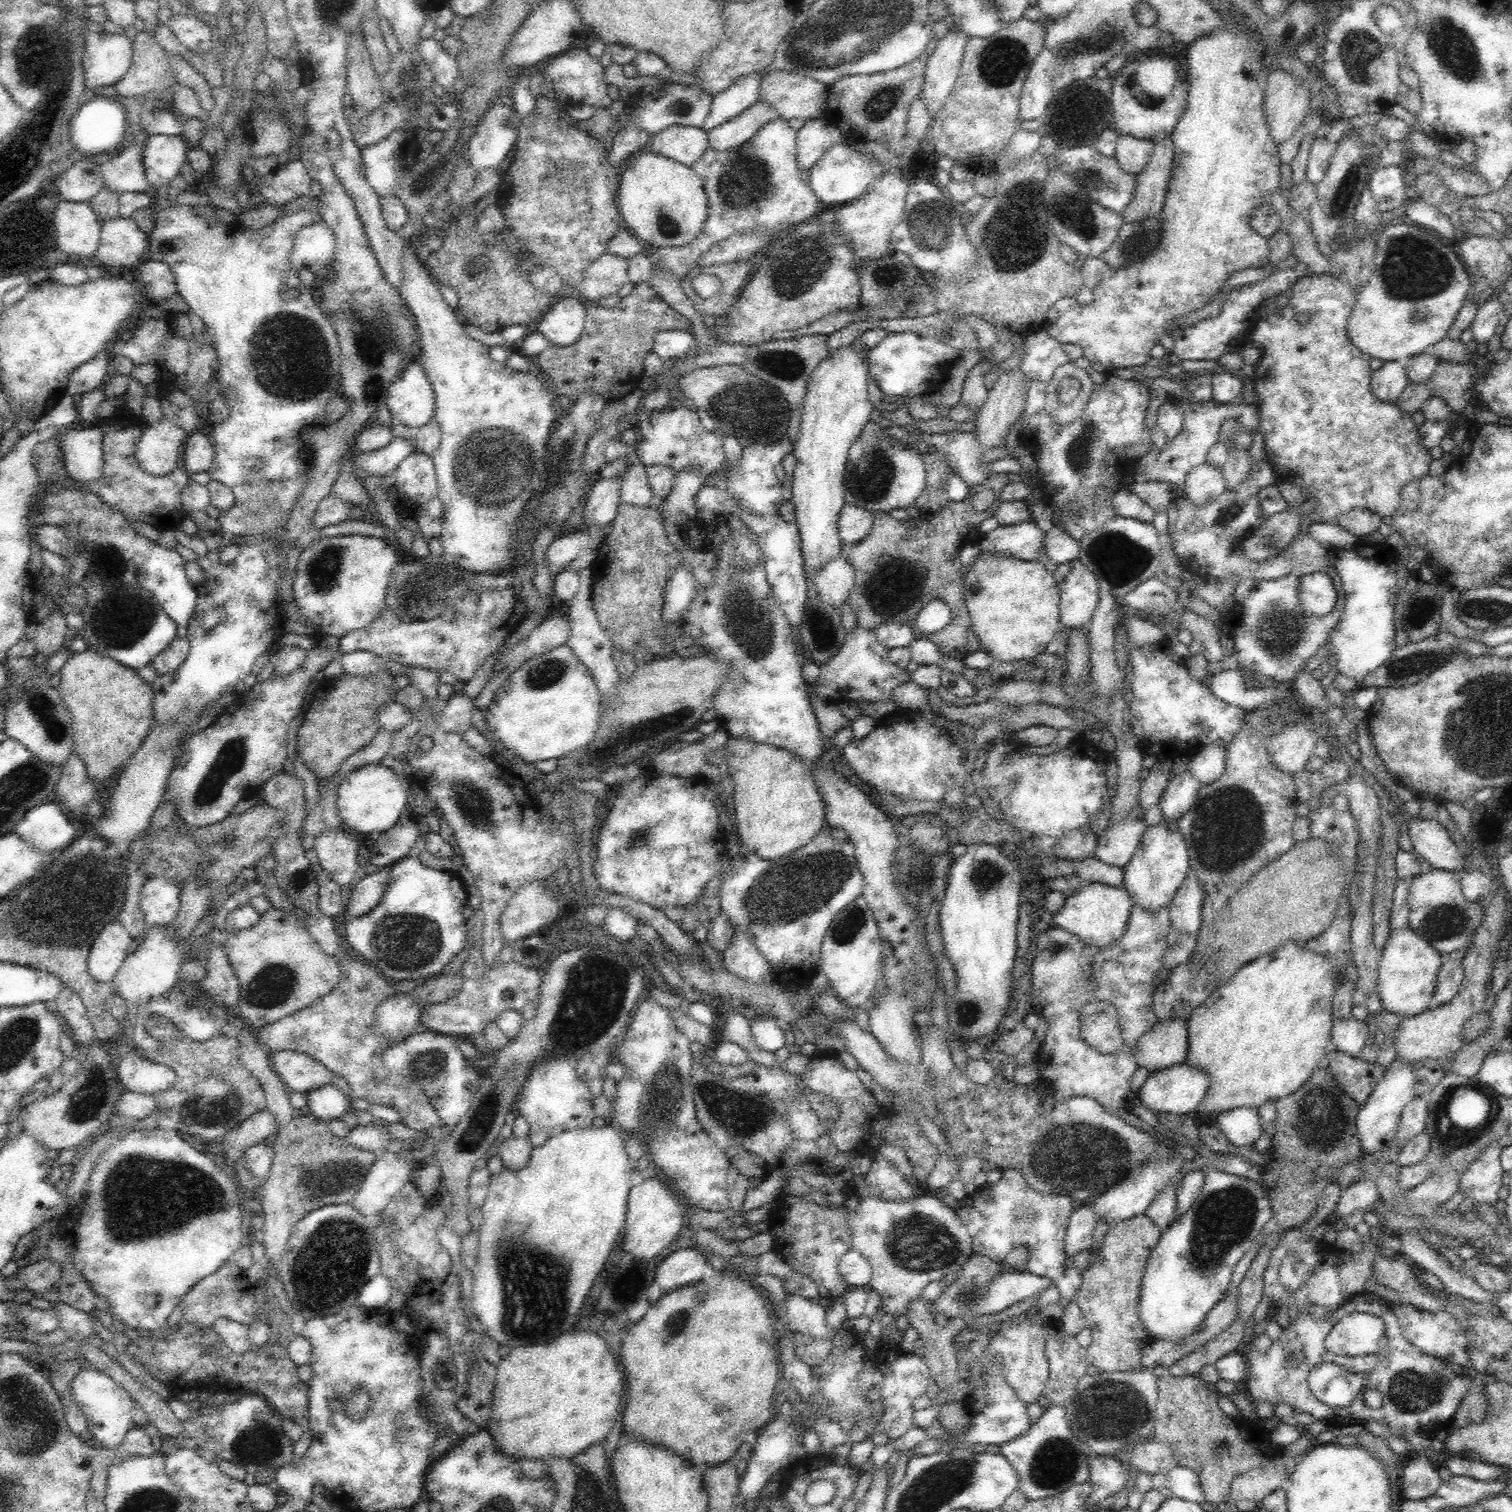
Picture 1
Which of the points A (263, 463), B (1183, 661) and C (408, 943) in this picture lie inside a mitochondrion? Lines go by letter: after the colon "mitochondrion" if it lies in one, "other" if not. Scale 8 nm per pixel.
A: other
B: other
C: mitochondrion

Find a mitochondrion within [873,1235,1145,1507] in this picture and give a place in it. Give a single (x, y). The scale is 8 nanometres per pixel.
(1056, 1462)

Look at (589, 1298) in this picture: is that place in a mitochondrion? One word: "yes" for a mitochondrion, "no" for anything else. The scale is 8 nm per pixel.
no

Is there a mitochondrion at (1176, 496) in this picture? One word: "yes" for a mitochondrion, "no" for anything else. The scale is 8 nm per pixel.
no

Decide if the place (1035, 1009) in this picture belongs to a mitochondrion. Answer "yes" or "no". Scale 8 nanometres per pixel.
no

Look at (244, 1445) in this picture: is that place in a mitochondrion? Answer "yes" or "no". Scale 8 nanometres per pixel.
yes

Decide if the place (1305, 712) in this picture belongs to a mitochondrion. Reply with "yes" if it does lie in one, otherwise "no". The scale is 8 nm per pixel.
no

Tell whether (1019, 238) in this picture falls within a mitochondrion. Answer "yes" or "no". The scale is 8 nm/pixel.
yes

